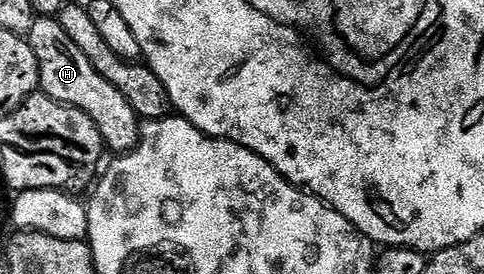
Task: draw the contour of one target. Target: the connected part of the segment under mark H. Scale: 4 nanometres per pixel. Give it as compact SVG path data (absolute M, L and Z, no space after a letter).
M37 16L26 39L38 63L42 92L64 105L90 115L90 119L94 119L94 127L98 127L102 135L105 146L111 152L113 149L113 154L123 155L134 149L140 141L142 119L136 114L134 107L126 103L126 95L122 95L118 87L106 83L106 79L102 79L98 71L94 71L90 59L86 59L86 55L82 55L82 51L74 47L70 35L62 31L59 20L56 17Z

